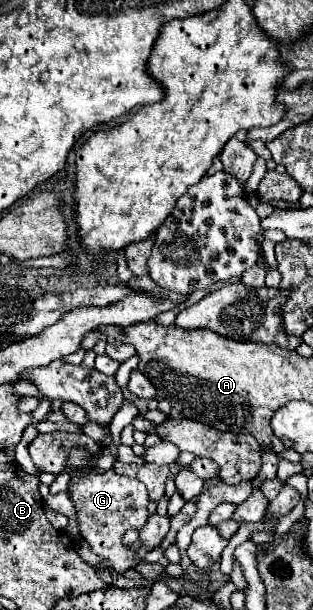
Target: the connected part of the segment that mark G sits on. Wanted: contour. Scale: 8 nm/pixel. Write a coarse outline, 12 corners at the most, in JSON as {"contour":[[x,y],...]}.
{"contour":[[113,469],[71,479],[81,537],[115,571],[137,565],[125,531],[149,495]]}

